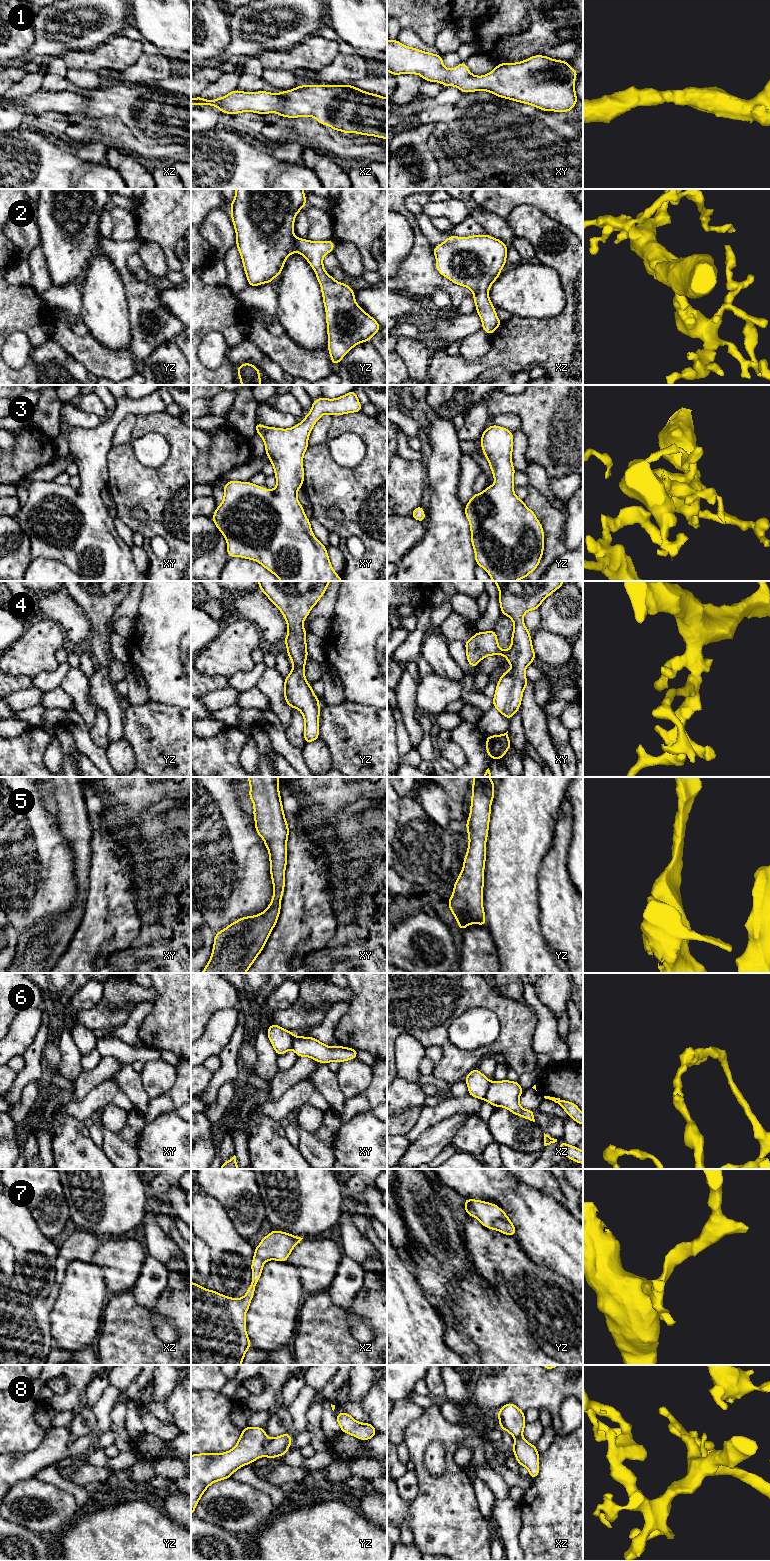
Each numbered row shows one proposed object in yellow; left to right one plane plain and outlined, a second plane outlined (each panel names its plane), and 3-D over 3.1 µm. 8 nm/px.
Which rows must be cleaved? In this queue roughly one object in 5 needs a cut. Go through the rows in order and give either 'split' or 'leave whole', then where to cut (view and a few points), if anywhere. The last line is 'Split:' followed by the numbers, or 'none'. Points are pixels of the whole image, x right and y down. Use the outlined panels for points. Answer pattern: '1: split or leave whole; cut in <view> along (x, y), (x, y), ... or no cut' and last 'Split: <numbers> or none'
1: leave whole; no cut
2: leave whole; no cut
3: leave whole; no cut
4: leave whole; no cut
5: leave whole; no cut
6: split; cut in xz along (491, 1082), (484, 1099)
7: leave whole; no cut
8: leave whole; no cut
Split: 6

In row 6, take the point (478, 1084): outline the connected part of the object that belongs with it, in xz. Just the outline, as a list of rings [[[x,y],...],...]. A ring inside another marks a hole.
[[[475,1068],[466,1076],[464,1081],[468,1086],[468,1095],[485,1100],[485,1096],[491,1083],[489,1078]]]

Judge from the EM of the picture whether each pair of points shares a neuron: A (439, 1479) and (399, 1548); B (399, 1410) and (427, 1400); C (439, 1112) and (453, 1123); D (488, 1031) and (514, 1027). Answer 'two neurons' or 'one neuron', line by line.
A: two neurons
B: two neurons
C: two neurons
D: two neurons

